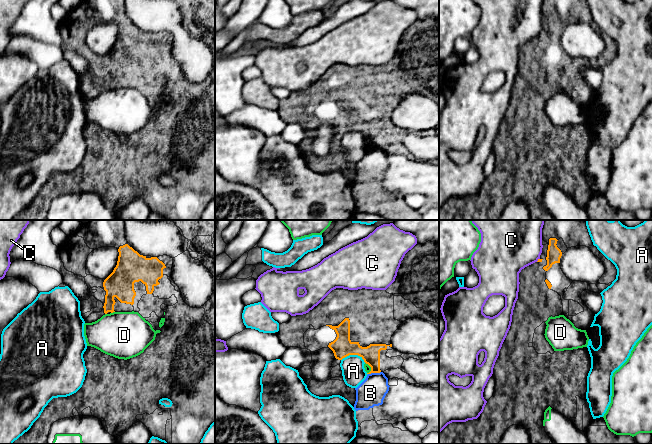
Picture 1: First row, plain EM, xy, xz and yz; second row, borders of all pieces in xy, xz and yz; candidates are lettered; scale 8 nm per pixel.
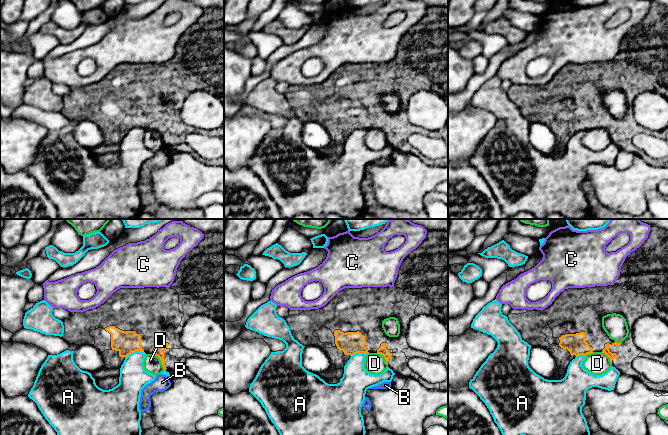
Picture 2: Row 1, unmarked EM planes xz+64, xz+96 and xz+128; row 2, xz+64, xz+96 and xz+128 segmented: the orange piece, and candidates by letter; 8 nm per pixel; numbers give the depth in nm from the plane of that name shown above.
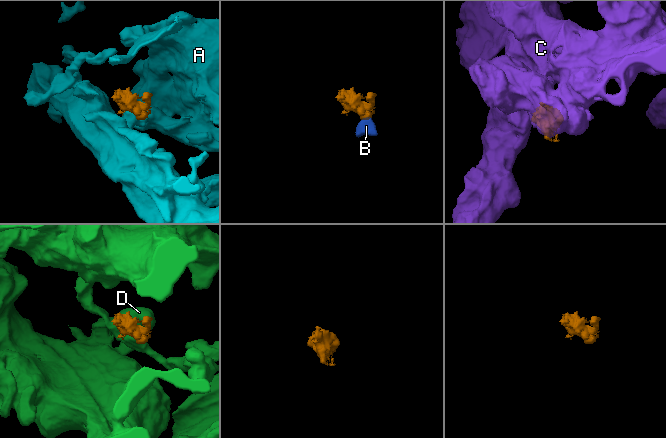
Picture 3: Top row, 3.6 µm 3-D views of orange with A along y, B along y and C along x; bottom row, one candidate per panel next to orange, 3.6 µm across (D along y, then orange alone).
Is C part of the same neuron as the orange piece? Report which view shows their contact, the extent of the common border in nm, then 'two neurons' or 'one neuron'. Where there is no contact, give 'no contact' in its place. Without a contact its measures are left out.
meets orange in yz; contact 40 nm long; two neurons

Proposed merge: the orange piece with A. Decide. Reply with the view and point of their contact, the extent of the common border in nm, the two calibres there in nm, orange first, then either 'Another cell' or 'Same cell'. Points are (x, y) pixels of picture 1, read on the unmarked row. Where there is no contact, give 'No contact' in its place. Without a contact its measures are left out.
Touches orange at xz (353, 130). Shared border 200 nm. Thickness 160 nm (orange) against 190 nm. Another cell

